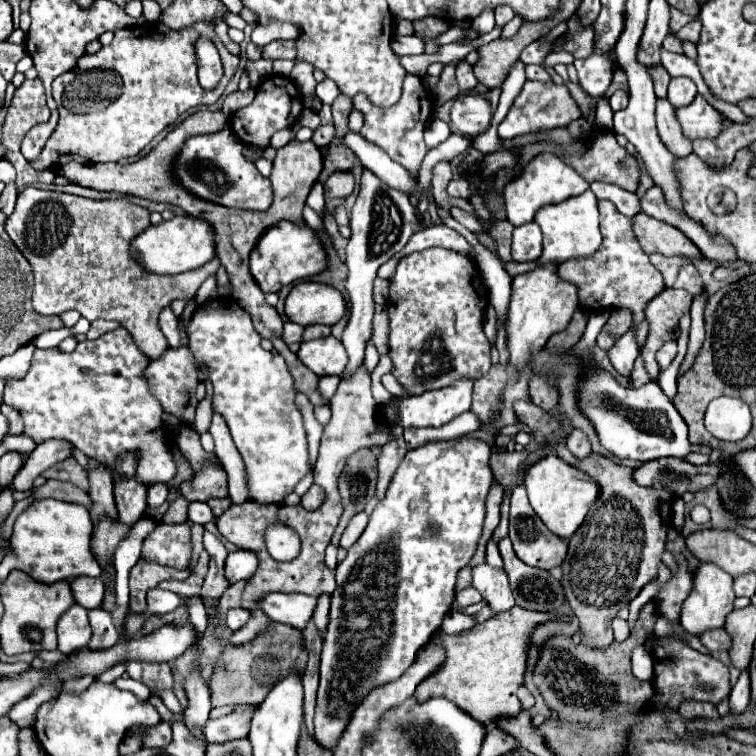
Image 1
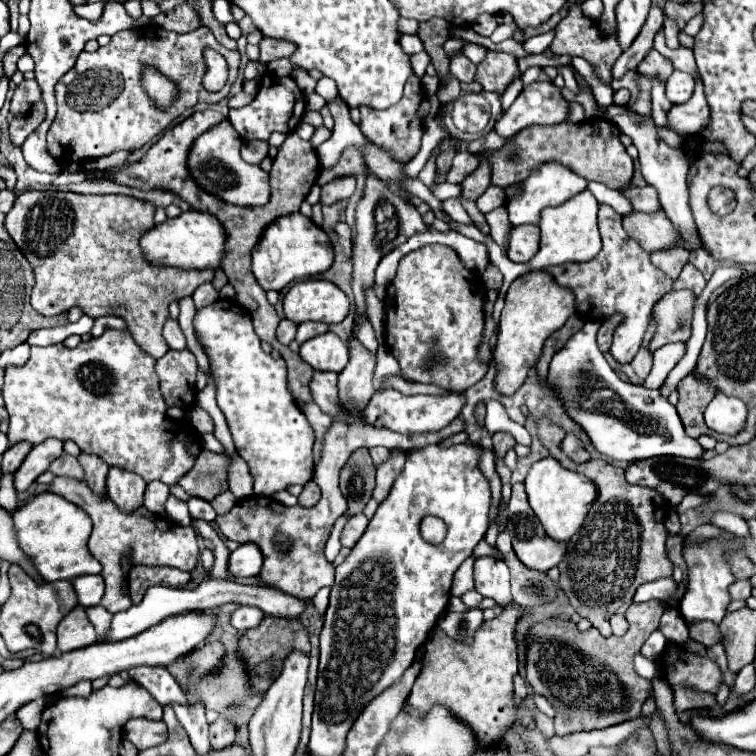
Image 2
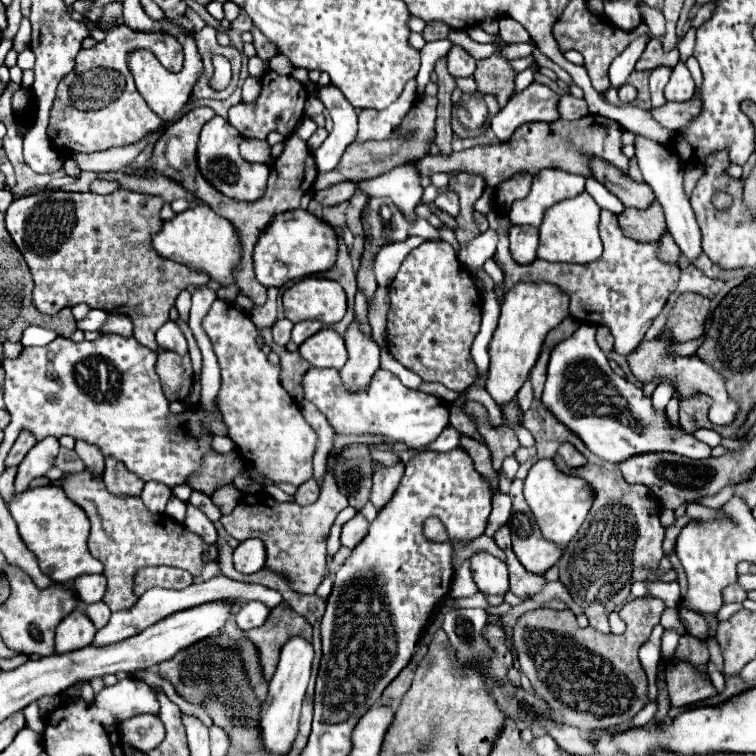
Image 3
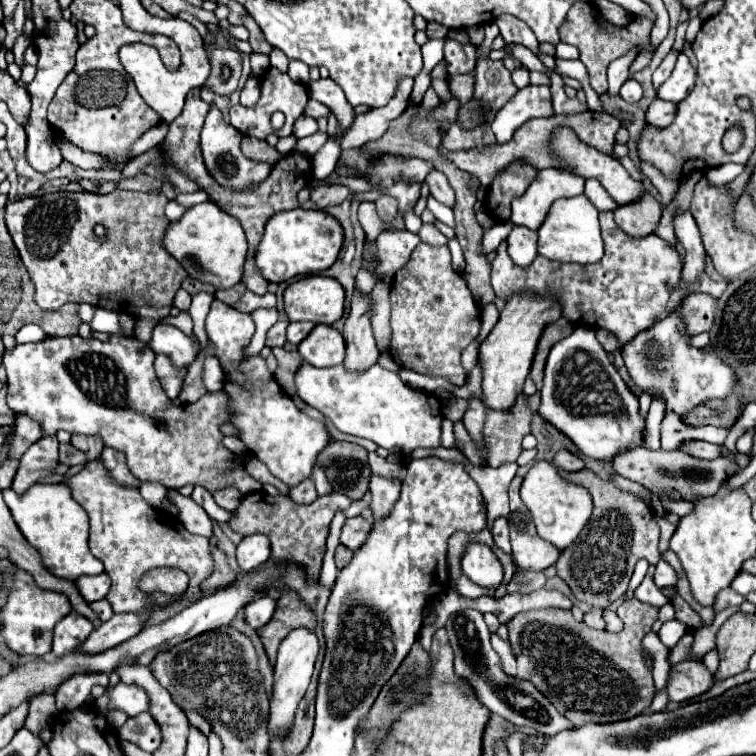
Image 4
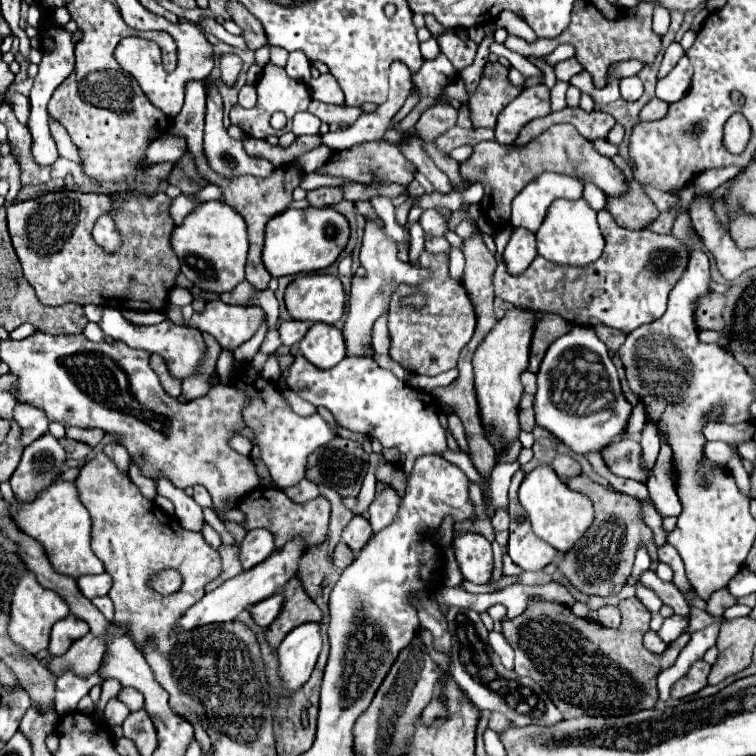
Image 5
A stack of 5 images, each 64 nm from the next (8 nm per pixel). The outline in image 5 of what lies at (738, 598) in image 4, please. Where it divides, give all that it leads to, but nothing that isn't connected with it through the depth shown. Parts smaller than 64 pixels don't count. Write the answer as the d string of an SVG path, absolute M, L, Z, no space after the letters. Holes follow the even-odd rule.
M722 588L722 590L718 590L718 592L714 592L710 596L710 600L708 600L708 614L718 618L718 616L724 614L726 608L730 608L734 604L736 604L736 598L726 588Z

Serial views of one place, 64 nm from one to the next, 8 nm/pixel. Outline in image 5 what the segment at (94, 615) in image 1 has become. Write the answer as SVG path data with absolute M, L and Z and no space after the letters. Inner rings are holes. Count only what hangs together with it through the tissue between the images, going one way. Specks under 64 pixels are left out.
M102 596L102 598L94 598L92 604L104 614L104 618L112 620L114 618L114 606L112 606L112 600L108 596Z

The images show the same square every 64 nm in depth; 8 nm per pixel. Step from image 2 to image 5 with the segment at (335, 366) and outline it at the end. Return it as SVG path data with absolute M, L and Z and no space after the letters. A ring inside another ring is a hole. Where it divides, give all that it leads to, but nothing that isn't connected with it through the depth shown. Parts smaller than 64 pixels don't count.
M316 322L300 340L302 356L318 368L332 368L346 356L344 336L336 326Z

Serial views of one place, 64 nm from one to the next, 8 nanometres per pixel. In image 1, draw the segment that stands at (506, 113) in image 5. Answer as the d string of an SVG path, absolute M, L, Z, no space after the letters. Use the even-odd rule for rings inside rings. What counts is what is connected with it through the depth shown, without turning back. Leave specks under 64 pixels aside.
M526 80L524 88L516 96L512 108L508 110L504 122L498 126L498 136L502 140L512 140L516 136L524 136L524 134L540 132L540 130L564 128L570 122L578 120L580 116L582 116L582 112L578 112L578 104L574 102L574 98L570 96L570 92L564 84L558 86L554 82L530 82L530 80Z

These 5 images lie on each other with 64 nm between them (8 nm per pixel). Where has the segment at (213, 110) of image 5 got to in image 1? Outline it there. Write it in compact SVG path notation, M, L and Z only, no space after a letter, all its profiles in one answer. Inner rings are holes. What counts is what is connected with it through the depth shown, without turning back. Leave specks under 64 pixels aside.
M224 128L214 134L188 138L186 144L176 154L172 166L174 166L176 182L180 180L186 192L192 192L192 196L196 198L202 198L212 204L228 206L228 208L240 208L240 210L266 212L272 206L270 180L262 178L254 162L248 162L244 158L242 142L230 128Z

